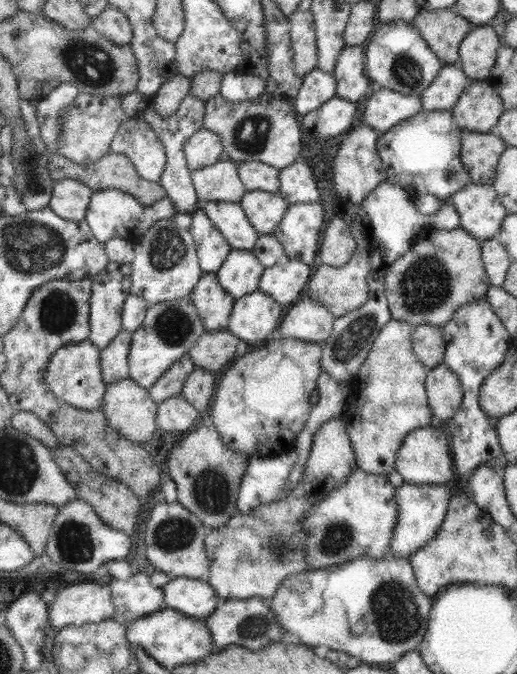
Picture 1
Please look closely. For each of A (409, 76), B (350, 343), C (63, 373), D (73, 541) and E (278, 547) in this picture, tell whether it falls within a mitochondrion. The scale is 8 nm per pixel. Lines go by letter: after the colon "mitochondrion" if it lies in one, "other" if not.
A: mitochondrion
B: mitochondrion
C: other
D: mitochondrion
E: mitochondrion

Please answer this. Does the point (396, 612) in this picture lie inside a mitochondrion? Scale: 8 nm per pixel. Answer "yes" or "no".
yes

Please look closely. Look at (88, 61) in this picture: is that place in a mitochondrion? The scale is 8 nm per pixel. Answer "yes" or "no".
yes

